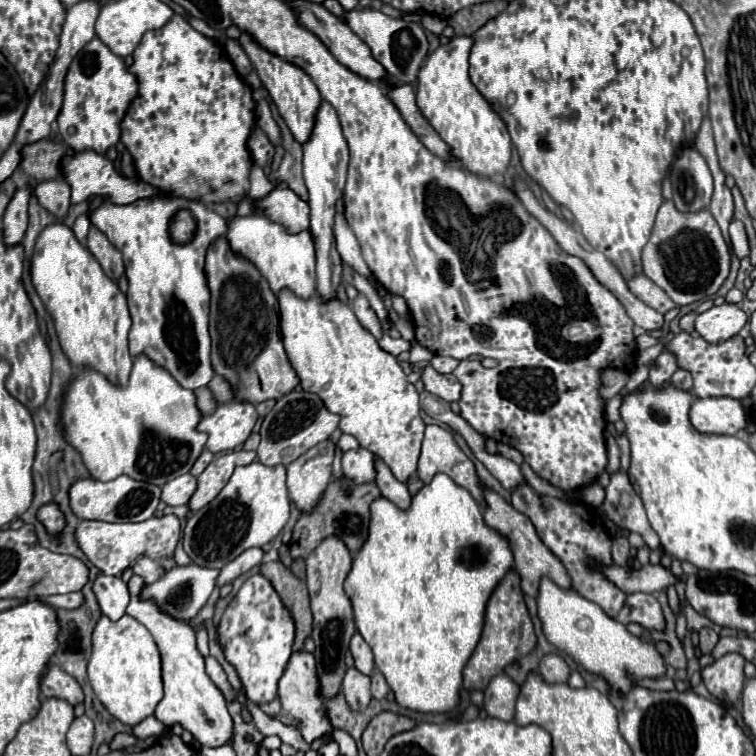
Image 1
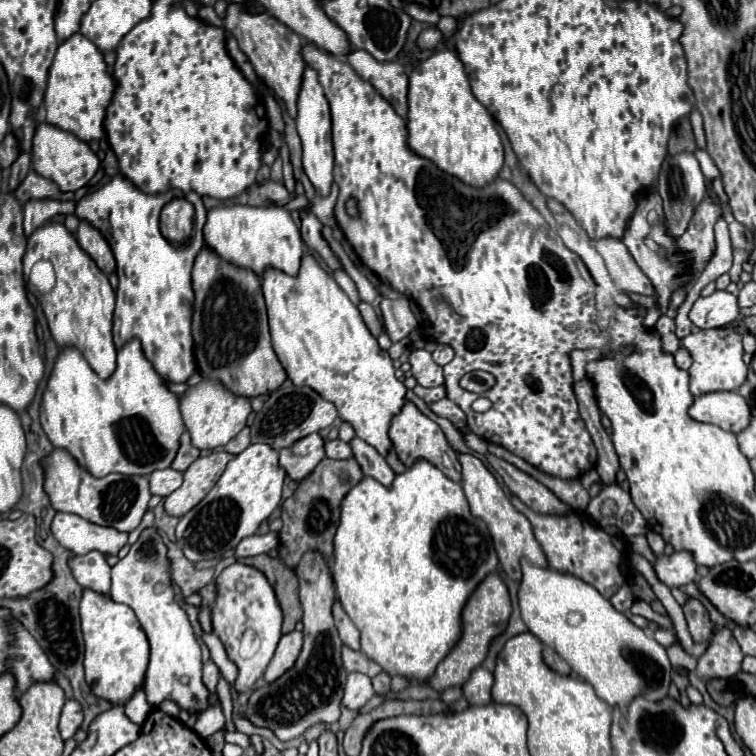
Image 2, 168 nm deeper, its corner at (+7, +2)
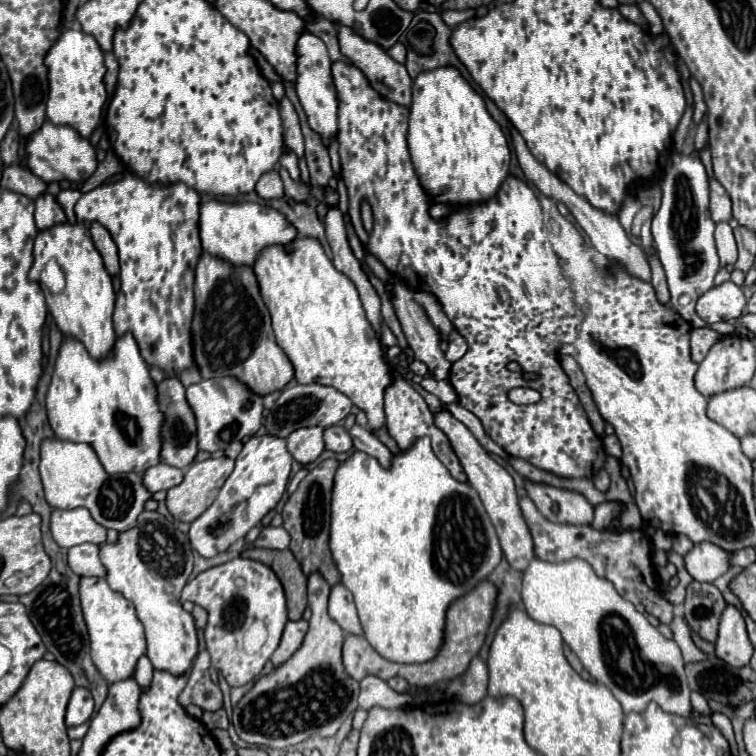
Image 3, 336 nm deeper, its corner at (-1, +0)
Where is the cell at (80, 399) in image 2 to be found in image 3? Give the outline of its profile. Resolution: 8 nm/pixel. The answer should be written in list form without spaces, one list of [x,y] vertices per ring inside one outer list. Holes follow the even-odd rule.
[[[124,333],[124,337],[118,337],[112,351],[104,359],[92,359],[80,341],[72,337],[64,339],[46,393],[46,411],[50,427],[54,429],[56,437],[62,441],[88,443],[96,451],[106,473],[110,475],[128,471],[142,473],[148,467],[160,463],[160,447],[162,447],[160,427],[164,417],[156,403],[156,383],[148,375],[148,365],[142,359],[132,333]]]

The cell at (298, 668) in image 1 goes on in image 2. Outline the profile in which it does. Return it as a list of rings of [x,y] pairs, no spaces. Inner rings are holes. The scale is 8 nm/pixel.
[[[292,631],[288,635],[282,635],[278,649],[264,673],[266,683],[274,683],[276,679],[280,679],[280,675],[290,671],[298,659],[300,651],[302,651],[302,633],[300,631]]]

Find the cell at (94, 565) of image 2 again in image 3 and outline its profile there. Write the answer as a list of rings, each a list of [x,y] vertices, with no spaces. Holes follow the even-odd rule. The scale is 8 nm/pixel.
[[[82,543],[68,549],[68,567],[80,577],[104,577],[106,569],[98,557],[98,545]]]

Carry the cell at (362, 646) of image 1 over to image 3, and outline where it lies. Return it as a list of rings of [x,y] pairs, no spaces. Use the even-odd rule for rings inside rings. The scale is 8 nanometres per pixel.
[[[334,585],[330,589],[328,597],[328,615],[346,631],[352,635],[362,635],[362,625],[356,615],[356,605],[352,593],[342,585]]]

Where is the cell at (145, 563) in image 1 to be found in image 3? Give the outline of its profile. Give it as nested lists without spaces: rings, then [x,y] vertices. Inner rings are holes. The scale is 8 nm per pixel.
[[[44,439],[40,445],[40,477],[46,493],[46,501],[54,509],[74,509],[86,507],[96,523],[106,529],[126,531],[136,525],[136,517],[144,511],[144,503],[148,497],[148,489],[142,485],[142,477],[138,473],[126,473],[120,477],[110,477],[100,465],[94,449],[86,443],[72,443],[62,439]]]

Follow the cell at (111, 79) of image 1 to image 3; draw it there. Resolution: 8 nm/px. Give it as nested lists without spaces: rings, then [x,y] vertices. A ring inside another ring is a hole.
[[[66,29],[48,49],[44,63],[48,67],[48,87],[50,87],[46,103],[48,119],[54,125],[68,125],[76,129],[82,137],[90,137],[90,133],[100,123],[100,111],[106,101],[106,89],[102,83],[106,67],[100,45],[92,35],[84,31]]]

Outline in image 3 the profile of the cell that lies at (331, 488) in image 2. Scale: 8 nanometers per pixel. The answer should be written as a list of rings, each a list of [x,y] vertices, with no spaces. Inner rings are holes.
[[[324,459],[320,465],[308,471],[308,475],[298,483],[298,489],[288,497],[284,509],[282,509],[282,519],[284,519],[284,529],[290,533],[290,551],[302,565],[304,575],[308,577],[310,573],[320,573],[330,585],[340,583],[340,573],[330,557],[330,547],[328,547],[328,531],[330,531],[330,491],[332,491],[332,481],[336,473],[338,461],[336,459]]]

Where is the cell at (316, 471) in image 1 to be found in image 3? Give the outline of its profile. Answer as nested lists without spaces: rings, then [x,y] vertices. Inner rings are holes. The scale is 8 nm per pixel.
[[[322,427],[296,429],[296,433],[290,433],[286,441],[288,441],[288,451],[302,465],[316,461],[320,457],[320,453],[324,451]]]

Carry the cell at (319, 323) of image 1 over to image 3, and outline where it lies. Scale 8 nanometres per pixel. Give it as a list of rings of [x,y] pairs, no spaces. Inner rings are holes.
[[[296,237],[296,241],[290,241],[288,245],[264,247],[252,269],[256,273],[266,307],[270,309],[276,341],[294,365],[294,379],[298,383],[322,383],[336,387],[340,393],[350,397],[358,409],[366,411],[370,429],[380,429],[384,425],[384,389],[392,383],[392,369],[382,359],[380,341],[376,339],[374,329],[364,315],[352,281],[344,273],[336,271],[320,241],[312,237]]]

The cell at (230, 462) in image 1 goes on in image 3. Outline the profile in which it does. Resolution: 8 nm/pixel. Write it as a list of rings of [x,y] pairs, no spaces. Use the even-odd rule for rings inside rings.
[[[228,457],[206,459],[188,467],[184,481],[166,493],[166,507],[174,519],[192,523],[222,489],[224,481],[234,469],[234,461]]]

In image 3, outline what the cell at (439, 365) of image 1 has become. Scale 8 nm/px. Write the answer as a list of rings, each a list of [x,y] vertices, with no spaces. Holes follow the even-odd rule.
[[[452,331],[450,335],[448,335],[448,349],[446,349],[446,359],[448,361],[458,361],[464,353],[466,353],[466,349],[468,349],[468,345],[466,345],[466,339],[458,333],[458,331]]]

